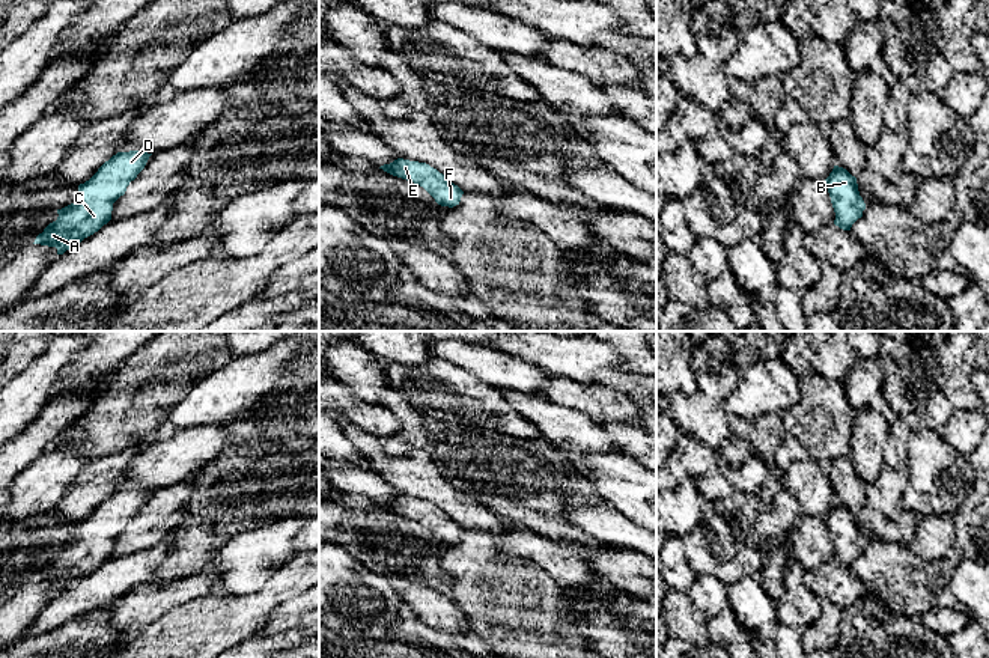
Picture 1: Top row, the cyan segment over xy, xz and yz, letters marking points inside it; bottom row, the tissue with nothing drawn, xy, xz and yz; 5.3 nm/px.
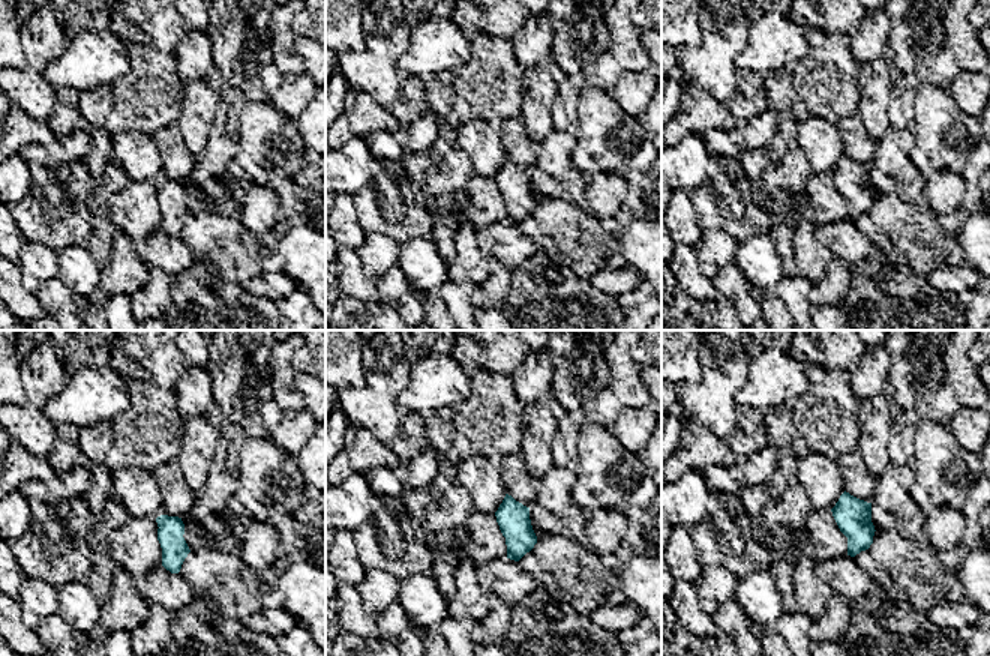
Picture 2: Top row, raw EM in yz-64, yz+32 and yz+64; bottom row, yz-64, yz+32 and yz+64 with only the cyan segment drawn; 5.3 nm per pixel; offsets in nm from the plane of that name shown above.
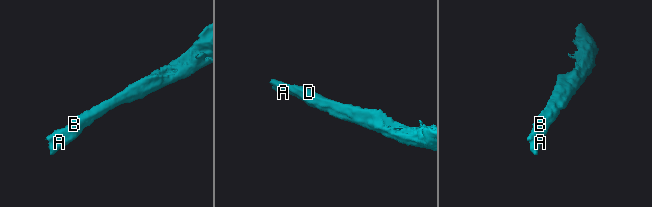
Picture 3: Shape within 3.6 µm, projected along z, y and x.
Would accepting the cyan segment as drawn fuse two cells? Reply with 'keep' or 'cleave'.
keep

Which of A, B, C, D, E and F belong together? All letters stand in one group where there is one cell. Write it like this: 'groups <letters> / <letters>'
groups A B C D E F

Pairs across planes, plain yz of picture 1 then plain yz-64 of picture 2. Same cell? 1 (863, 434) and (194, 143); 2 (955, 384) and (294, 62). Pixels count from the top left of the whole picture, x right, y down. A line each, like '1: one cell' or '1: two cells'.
1: one cell
2: one cell

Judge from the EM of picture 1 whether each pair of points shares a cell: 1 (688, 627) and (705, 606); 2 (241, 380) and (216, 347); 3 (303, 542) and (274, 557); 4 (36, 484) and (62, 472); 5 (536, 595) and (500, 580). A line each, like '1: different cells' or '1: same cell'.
1: different cells
2: different cells
3: different cells
4: same cell
5: same cell

